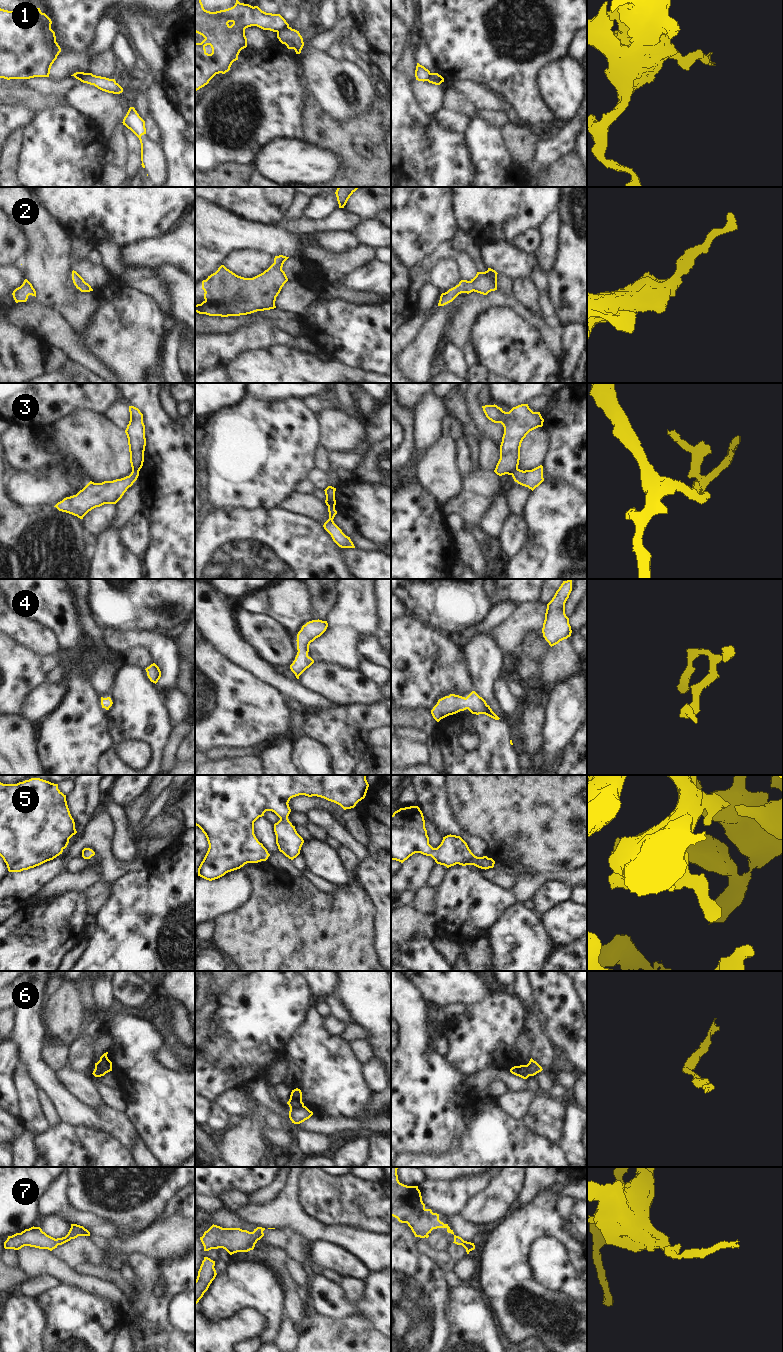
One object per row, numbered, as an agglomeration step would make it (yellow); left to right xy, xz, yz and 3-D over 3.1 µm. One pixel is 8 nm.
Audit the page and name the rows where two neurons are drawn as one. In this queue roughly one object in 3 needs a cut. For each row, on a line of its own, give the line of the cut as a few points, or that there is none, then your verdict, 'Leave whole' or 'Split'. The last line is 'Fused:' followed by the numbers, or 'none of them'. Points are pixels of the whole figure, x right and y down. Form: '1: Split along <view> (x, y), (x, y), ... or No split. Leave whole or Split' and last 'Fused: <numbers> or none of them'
1: Split along xz (288, 26), (277, 32). Split
2: No split. Leave whole
3: Split along yz (518, 469), (512, 475). Split
4: No split. Leave whole
5: No split. Leave whole
6: Split along xz (303, 1105), (297, 1108), (290, 1108). Split
7: No split. Leave whole
Fused: 1, 3, 6

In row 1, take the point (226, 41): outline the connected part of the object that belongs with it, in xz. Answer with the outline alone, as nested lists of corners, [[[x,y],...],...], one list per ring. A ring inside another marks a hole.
[[[195,0],[195,32],[205,38],[201,43],[195,43],[195,91],[207,85],[216,74],[225,74],[230,70],[240,51],[247,47],[245,29],[251,26],[278,32],[289,24],[280,14],[266,13],[258,6],[238,0],[233,7],[216,12],[205,10],[201,0]]]

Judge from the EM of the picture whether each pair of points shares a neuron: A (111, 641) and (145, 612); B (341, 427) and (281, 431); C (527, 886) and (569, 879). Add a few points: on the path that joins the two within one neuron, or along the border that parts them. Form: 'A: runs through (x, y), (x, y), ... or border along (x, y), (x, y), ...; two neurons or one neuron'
A: border along (145, 630), (128, 630), (125, 632), (104, 631); two neurons
B: border along (321, 426), (320, 435); two neurons
C: runs through (537, 879), (545, 876), (559, 876); one neuron

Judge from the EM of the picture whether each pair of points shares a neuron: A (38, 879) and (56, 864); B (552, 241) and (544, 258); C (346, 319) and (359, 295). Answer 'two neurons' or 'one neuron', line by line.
A: one neuron
B: one neuron
C: two neurons

